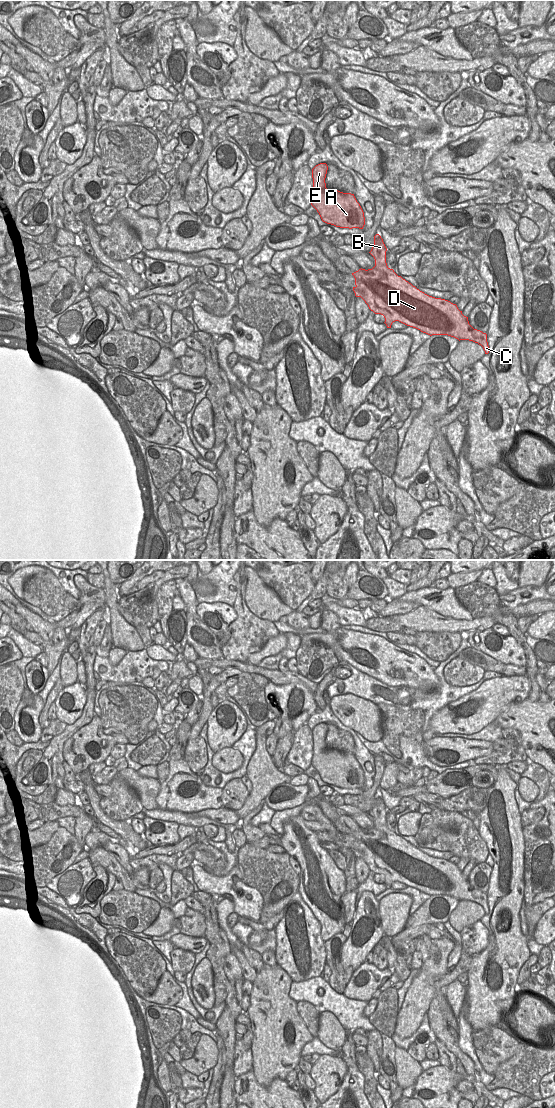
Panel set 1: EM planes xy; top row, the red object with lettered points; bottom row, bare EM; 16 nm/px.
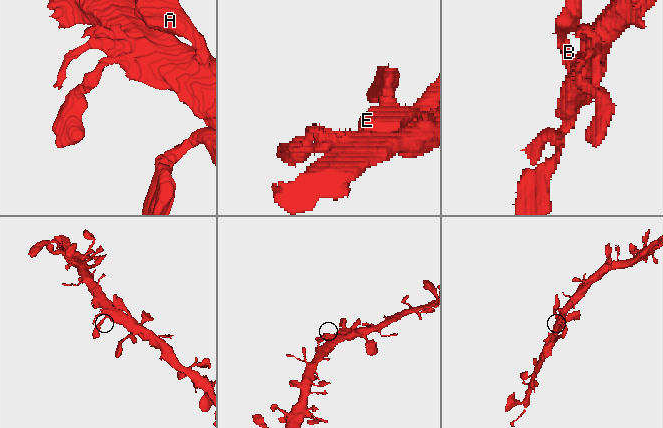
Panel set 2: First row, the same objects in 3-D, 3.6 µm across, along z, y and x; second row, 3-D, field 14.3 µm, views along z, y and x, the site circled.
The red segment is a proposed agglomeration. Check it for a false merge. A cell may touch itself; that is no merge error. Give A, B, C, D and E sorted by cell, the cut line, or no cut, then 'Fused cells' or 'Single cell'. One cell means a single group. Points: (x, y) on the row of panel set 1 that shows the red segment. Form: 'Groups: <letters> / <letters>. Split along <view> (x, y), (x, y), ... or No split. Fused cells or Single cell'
Groups: A B C D E. No split. Single cell

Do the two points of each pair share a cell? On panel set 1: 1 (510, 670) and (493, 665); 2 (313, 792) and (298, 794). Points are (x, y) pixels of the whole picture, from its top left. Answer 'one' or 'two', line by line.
1: one
2: two

